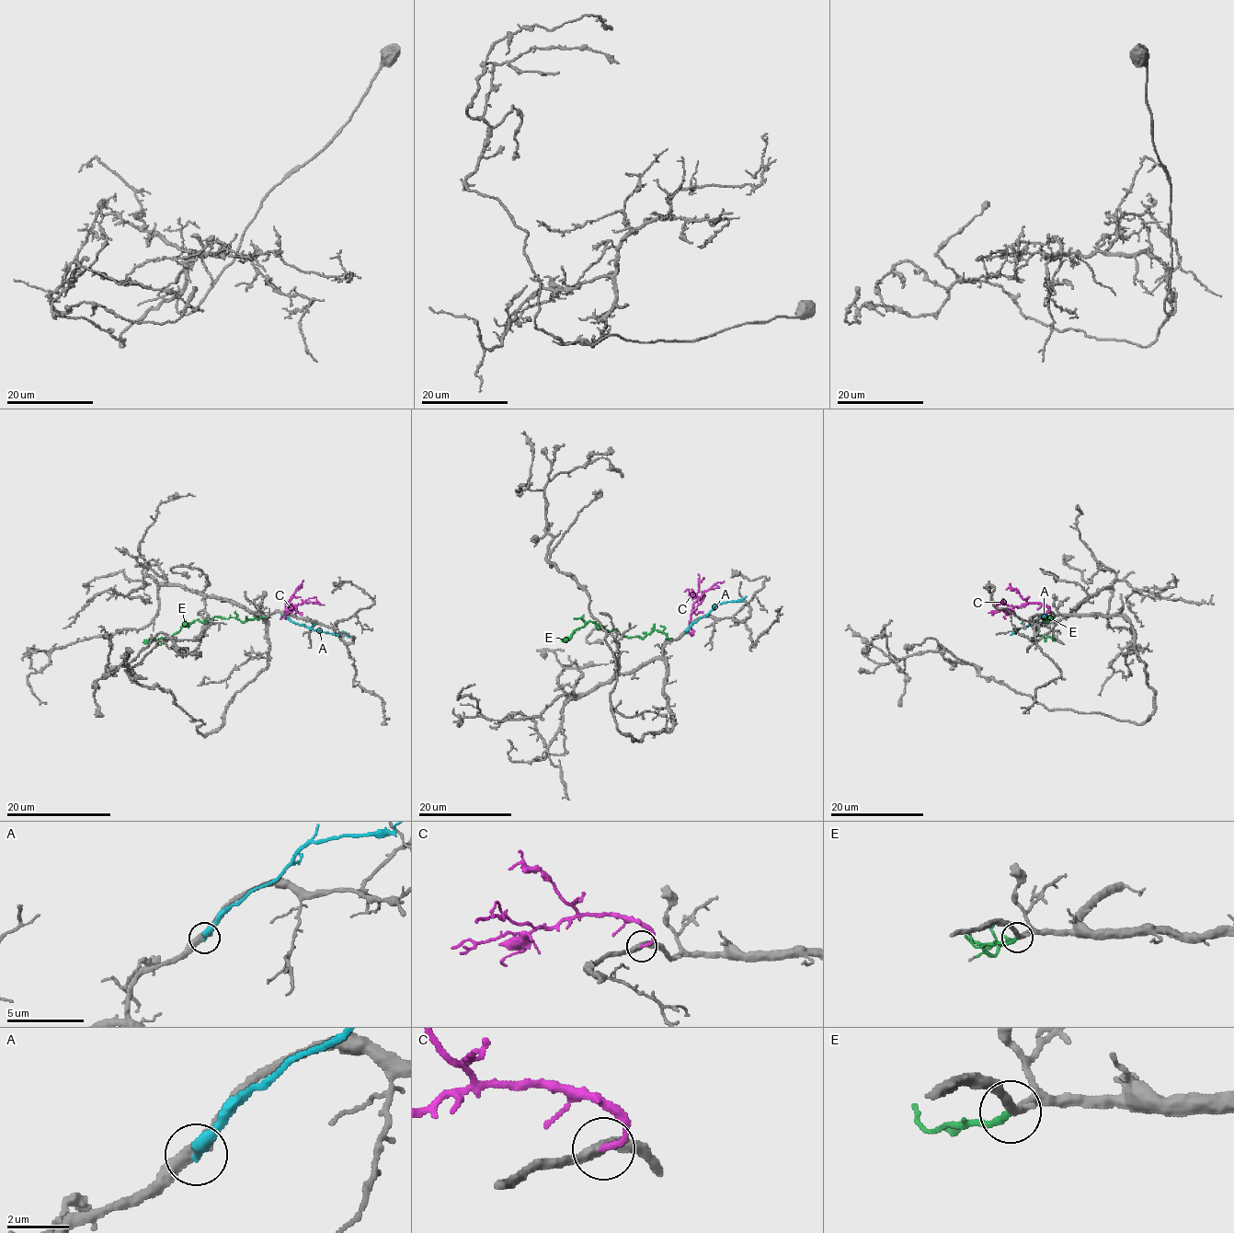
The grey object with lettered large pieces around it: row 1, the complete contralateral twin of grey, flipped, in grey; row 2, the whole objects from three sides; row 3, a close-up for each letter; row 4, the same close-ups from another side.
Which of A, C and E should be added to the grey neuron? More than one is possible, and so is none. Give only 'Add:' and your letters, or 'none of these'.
Add: C

